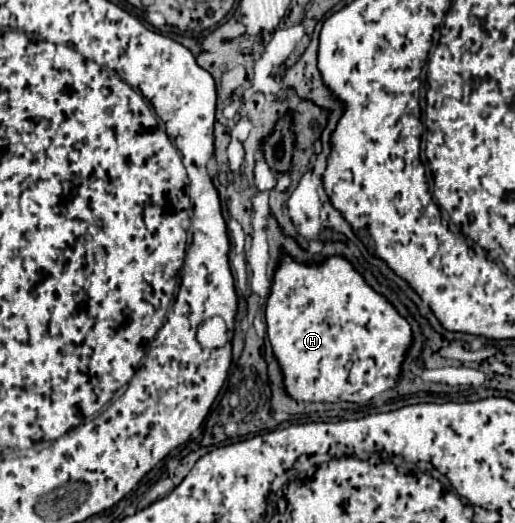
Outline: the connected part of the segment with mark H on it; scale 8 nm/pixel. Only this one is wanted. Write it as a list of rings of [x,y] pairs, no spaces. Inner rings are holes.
[[[284,257],[274,273],[266,303],[266,325],[268,339],[284,373],[286,391],[296,401],[369,403],[372,397],[394,387],[400,363],[412,343],[406,319],[382,295],[370,289],[344,257],[328,257],[322,265],[300,265],[292,257]]]

